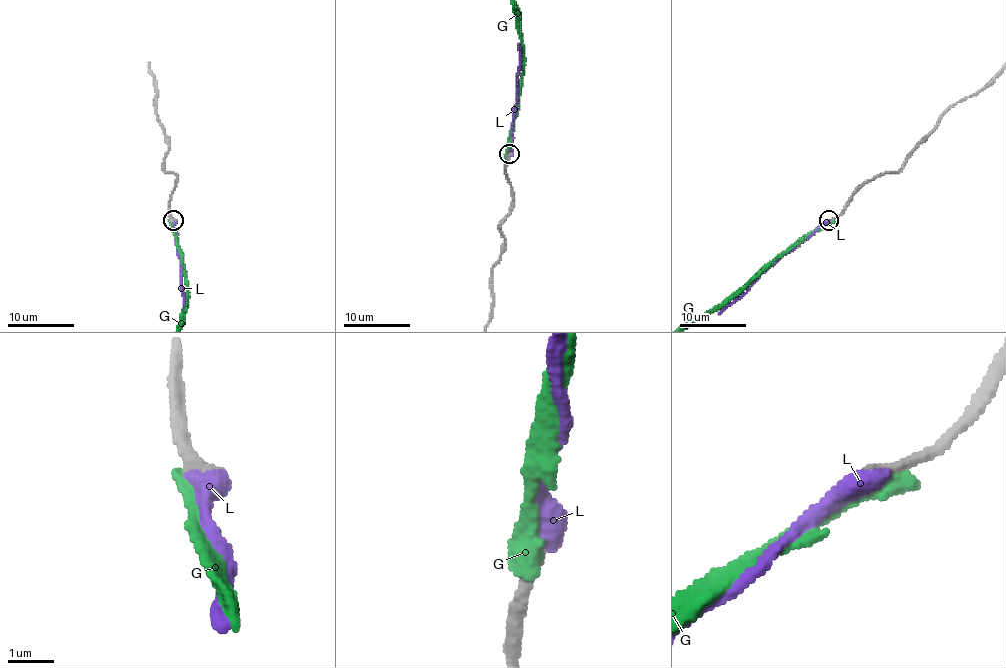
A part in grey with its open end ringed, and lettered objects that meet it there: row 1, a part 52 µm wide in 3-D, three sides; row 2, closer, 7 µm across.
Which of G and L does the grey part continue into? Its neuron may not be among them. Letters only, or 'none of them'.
L

